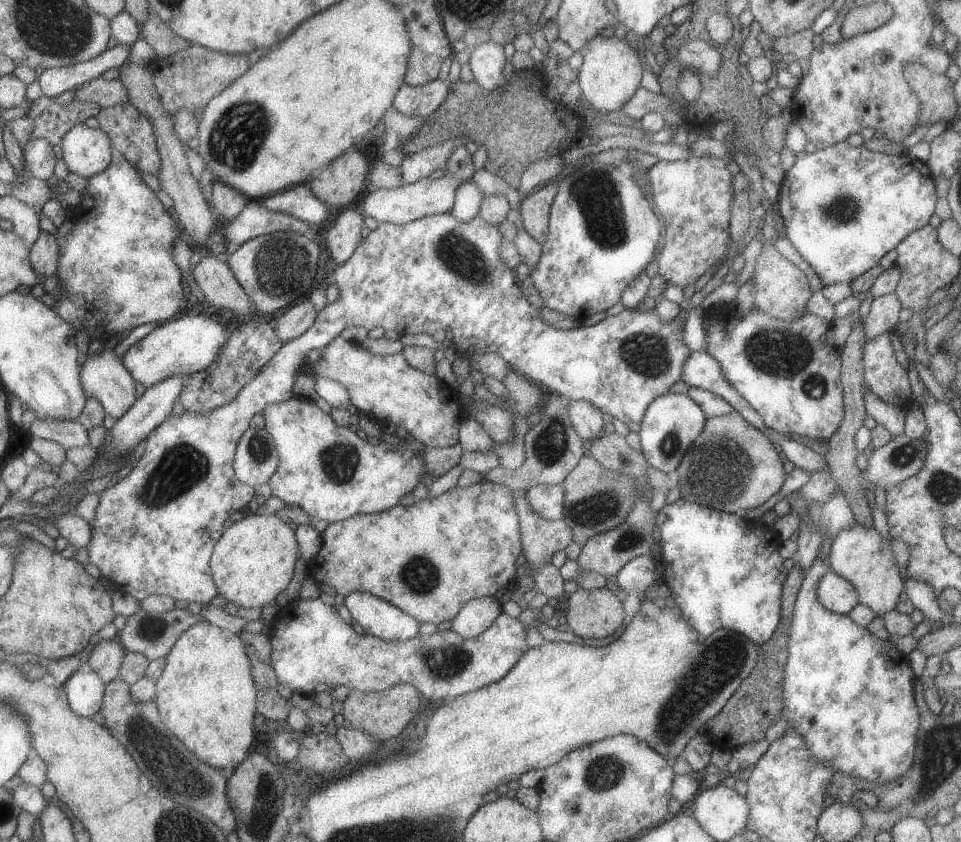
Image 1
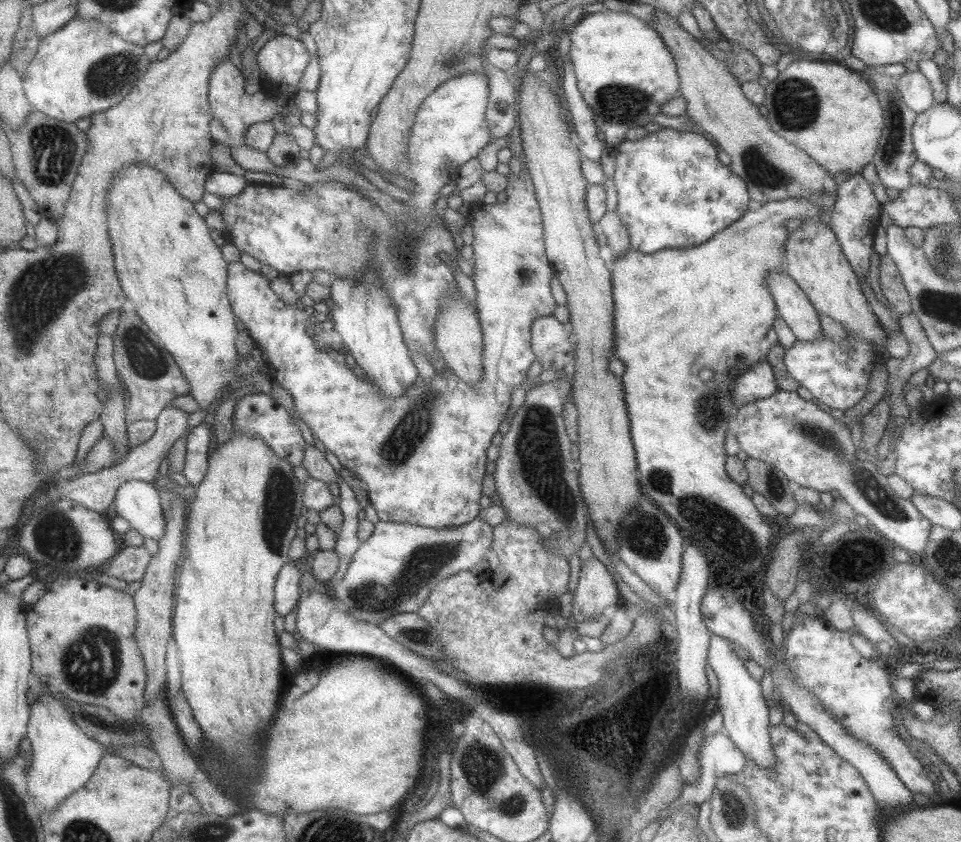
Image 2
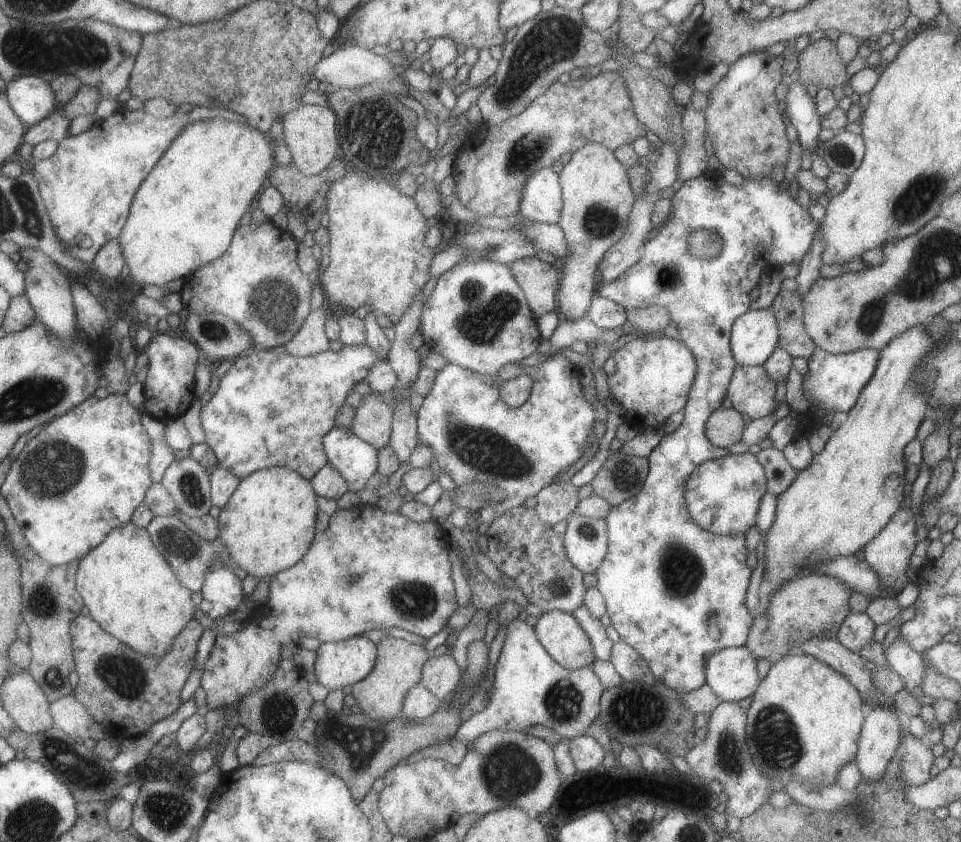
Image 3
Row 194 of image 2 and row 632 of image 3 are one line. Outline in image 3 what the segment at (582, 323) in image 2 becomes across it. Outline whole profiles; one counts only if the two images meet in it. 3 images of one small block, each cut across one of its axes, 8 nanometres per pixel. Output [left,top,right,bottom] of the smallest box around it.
[534,610,596,669]

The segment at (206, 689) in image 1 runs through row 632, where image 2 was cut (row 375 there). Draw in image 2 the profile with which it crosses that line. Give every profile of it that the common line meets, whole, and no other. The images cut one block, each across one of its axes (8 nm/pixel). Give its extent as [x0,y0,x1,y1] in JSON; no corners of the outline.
[105,160,238,409]

